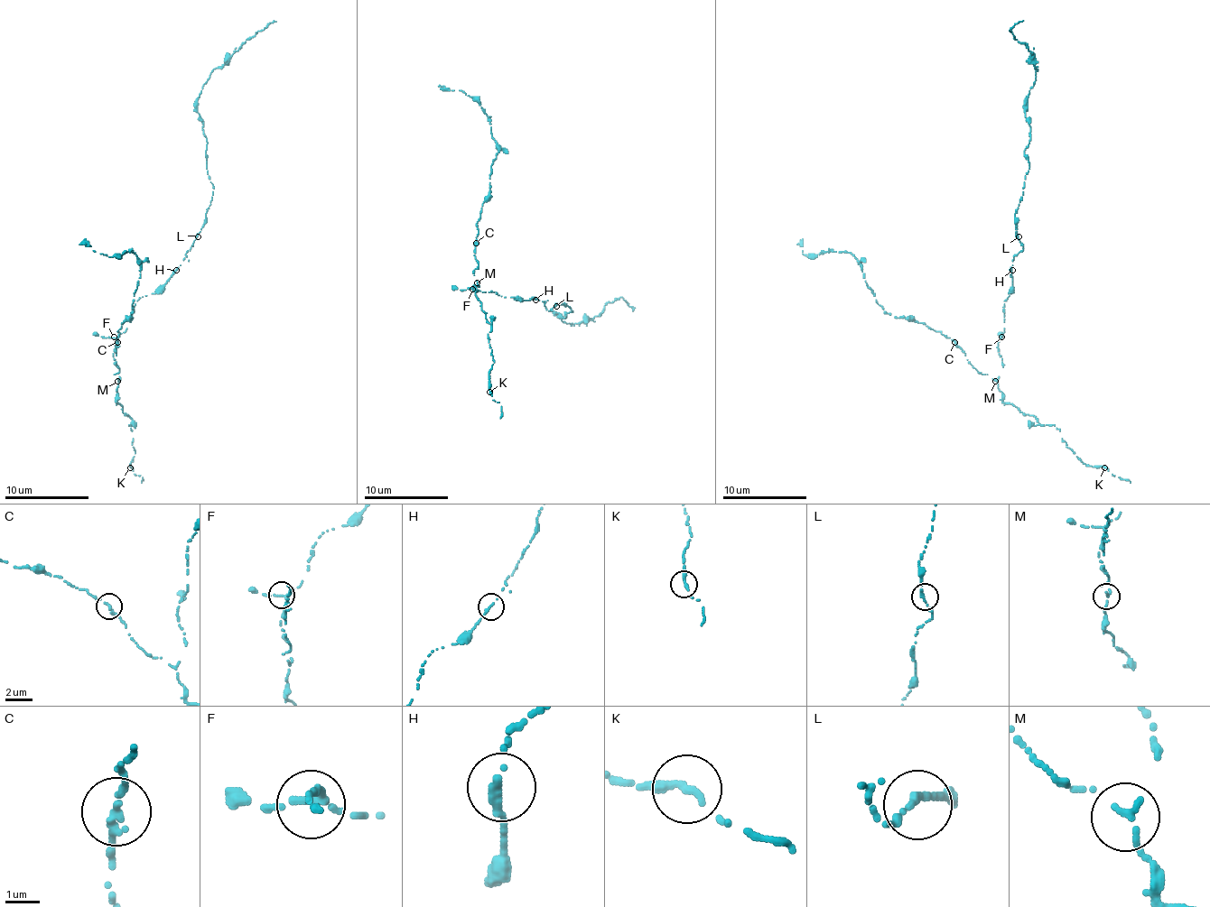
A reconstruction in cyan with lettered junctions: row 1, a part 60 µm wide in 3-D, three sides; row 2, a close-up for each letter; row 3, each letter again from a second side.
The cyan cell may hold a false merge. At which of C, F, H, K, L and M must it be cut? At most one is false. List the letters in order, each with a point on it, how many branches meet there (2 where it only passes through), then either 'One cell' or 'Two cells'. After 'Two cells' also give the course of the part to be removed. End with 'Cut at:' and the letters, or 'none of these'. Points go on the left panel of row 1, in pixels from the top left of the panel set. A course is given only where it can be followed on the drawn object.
C: Place: (117, 342). Branches: 2. One cell
F: Place: (114, 337). Branches: 2. One cell
H: Place: (176, 270). Branches: 2. One cell
K: Place: (130, 467). Branches: 2. One cell
L: Place: (198, 236). Branches: 2. One cell
M: Place: (117, 381). Branches: 1. One cell
Cut at: none of these

